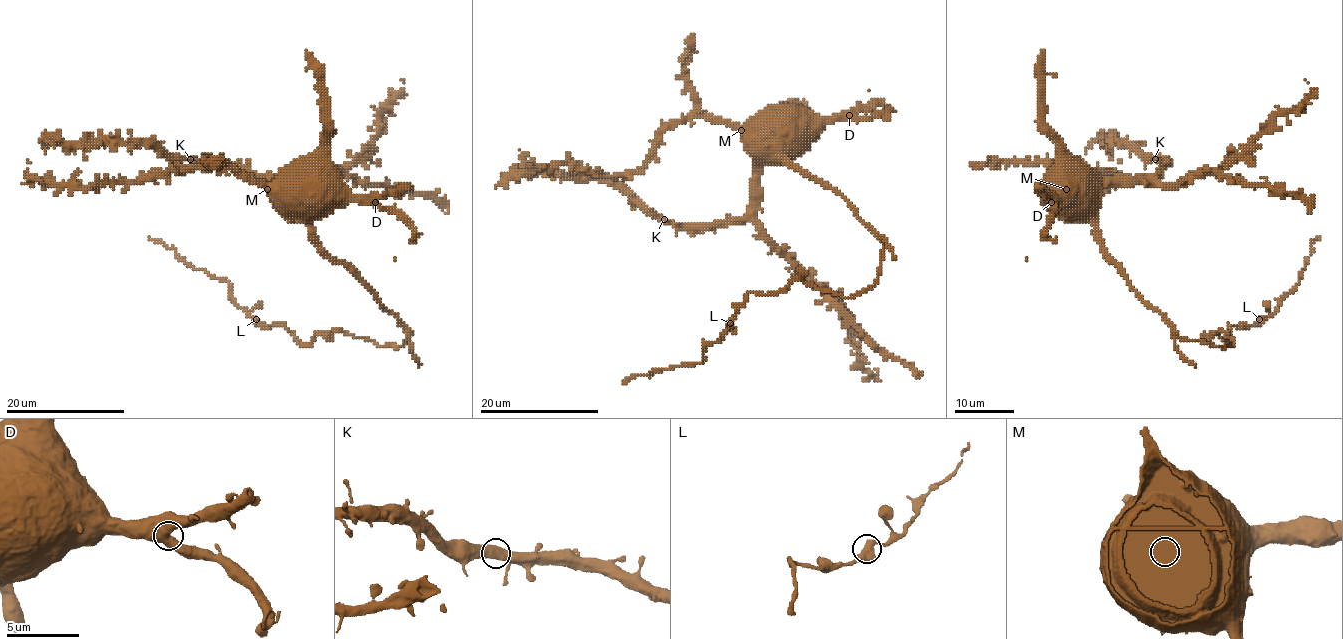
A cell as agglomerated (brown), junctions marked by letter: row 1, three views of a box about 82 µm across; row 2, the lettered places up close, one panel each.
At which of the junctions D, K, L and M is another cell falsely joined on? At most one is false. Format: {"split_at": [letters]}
{"split_at": []}

